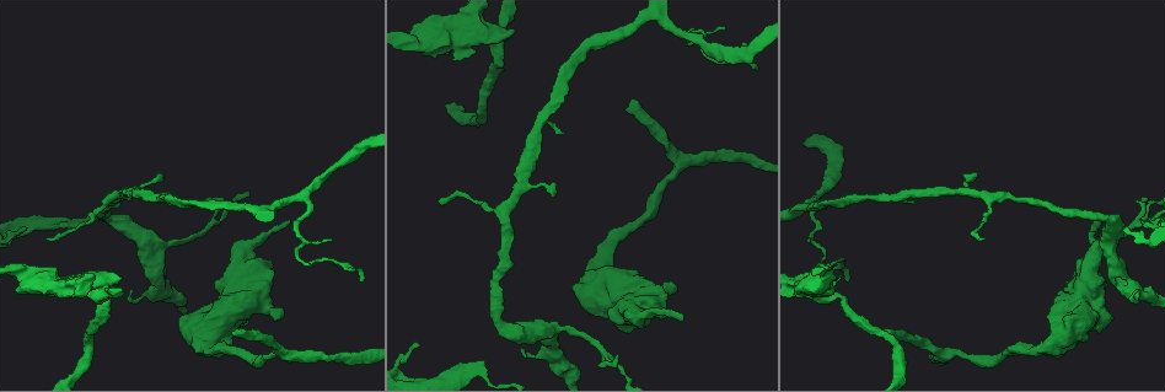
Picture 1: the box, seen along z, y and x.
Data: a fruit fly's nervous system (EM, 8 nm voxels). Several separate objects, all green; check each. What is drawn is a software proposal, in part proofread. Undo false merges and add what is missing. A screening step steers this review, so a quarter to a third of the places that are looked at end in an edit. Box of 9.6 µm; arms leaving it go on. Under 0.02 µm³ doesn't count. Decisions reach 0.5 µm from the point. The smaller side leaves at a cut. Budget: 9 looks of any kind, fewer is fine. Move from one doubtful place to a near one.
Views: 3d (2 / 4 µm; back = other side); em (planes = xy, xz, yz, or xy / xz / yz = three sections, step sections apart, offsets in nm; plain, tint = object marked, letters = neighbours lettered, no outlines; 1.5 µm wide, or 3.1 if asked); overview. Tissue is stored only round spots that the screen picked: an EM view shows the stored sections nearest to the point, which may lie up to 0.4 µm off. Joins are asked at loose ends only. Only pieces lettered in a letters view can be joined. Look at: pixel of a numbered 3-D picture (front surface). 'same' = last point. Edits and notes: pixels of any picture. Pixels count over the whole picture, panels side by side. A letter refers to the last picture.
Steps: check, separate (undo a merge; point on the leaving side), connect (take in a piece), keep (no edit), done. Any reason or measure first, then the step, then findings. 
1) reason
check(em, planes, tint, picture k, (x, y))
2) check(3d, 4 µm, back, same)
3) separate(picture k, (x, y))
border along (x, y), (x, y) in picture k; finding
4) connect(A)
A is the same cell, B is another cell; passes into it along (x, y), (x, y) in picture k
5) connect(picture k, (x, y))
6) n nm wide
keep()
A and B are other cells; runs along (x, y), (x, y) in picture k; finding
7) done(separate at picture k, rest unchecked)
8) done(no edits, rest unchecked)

branch stops here
check(em, planes, letters, picture 1, (148, 278))

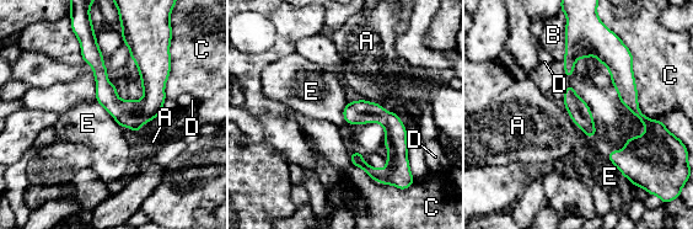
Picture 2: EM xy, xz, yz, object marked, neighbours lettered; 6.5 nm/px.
C touches over 600 nm
keep()
A, B, C, D and E are other cells; border along (96, 100), (121, 127) in picture 2; none of them fits

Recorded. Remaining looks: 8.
branch stops here
check(em, xy, step 4, letters, picture 1, (600, 363))

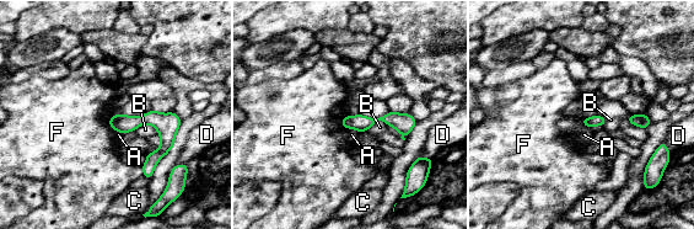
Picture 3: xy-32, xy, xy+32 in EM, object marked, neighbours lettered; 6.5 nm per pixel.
70 nm wide
keep()
A, B, C, D and F are other cells; runs along (344, 120), (392, 118), (412, 123) in picture 3; none of them fits

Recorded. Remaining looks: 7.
free end
check(em, planes, letters, picture 1, (633, 99))

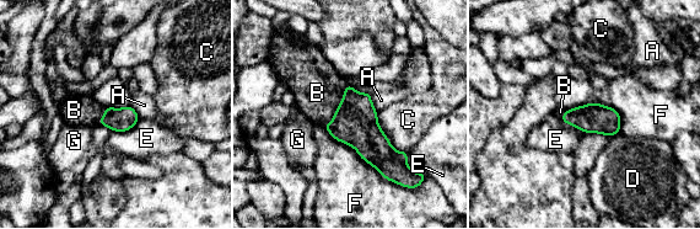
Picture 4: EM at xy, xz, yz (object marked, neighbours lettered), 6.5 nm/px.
connect(B)
B is the same cell, A, C, D, E, F and G are other cells; it goes on there

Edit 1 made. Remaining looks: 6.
redraw
check(overview)

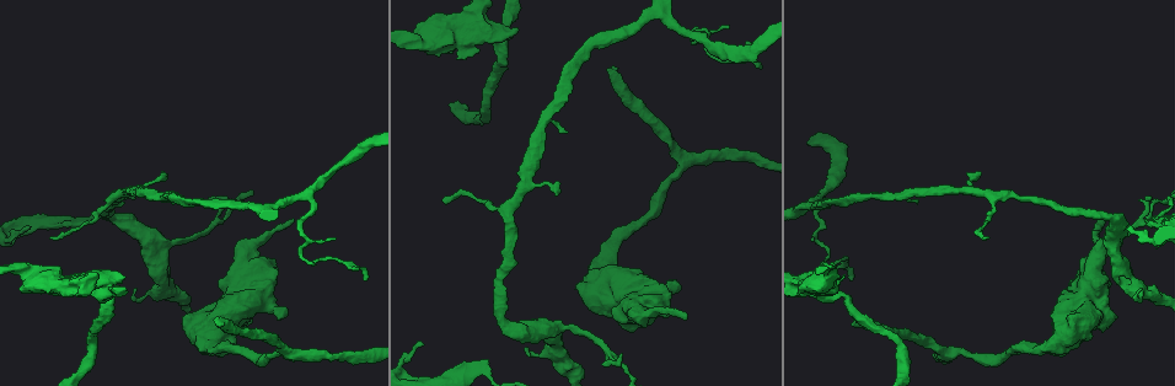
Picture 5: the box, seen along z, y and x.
two arms in line, one across
check(3d, 2 µm, picture 5, (309, 192))

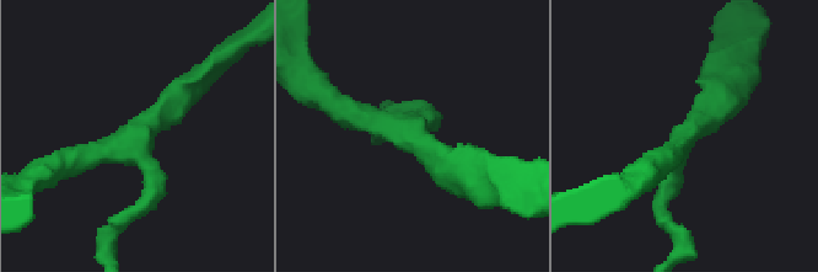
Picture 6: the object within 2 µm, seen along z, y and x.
3 arms; now the EM
check(em, xy, step 4, tint, picture 6, (407, 126))

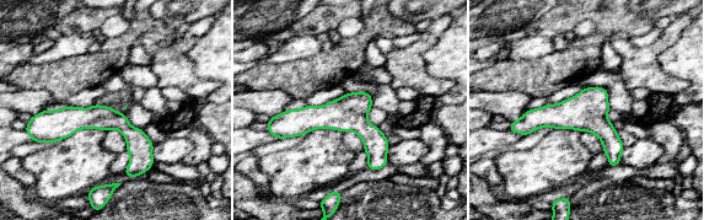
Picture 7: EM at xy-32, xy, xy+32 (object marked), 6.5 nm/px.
cut it another way
check(em, planes, letters, same)

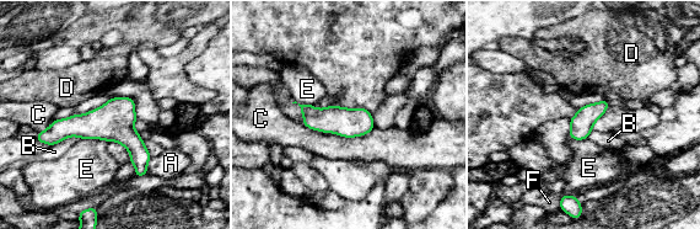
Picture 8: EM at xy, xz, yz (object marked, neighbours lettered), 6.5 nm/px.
keep()
A, B, C, D, E and F are other cells; border along (302, 124), (344, 137), (375, 127) in picture 8; all the same cell

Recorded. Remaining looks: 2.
done(connect at picture 4, rest unchecked)

